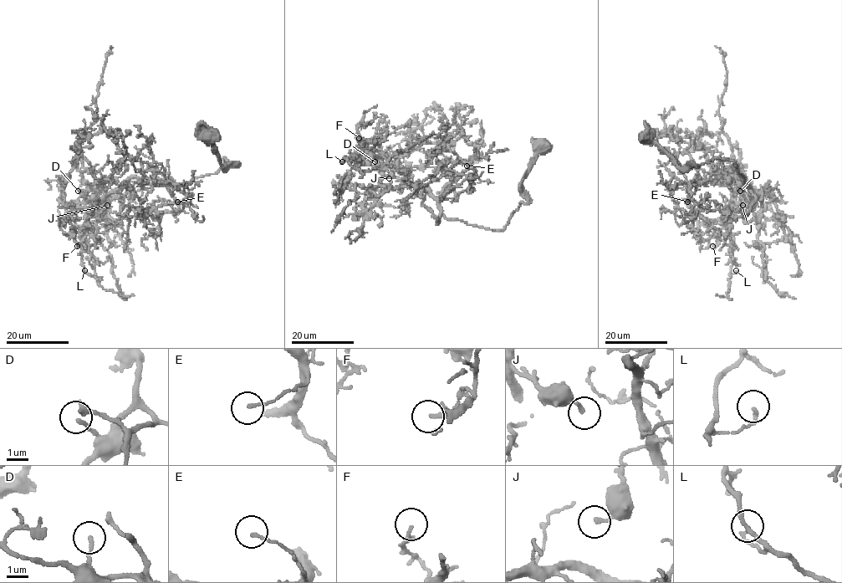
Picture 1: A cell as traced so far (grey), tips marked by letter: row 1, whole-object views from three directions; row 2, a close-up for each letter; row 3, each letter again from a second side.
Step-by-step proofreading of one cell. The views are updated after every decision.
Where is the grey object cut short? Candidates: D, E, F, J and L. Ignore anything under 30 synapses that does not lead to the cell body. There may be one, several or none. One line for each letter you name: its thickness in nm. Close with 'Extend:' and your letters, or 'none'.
Extend: none

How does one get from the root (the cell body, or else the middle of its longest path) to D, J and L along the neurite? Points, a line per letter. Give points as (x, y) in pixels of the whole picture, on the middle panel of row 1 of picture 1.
D: (541, 145), (521, 183), (527, 202), (496, 231), (445, 218), (426, 186), (375, 161)
J: (541, 145), (521, 183), (527, 202), (520, 202), (502, 230), (445, 218), (426, 186), (395, 168), (389, 178)
L: (541, 145), (521, 183), (527, 202), (496, 231), (445, 218), (426, 186), (375, 158), (357, 154), (342, 161)

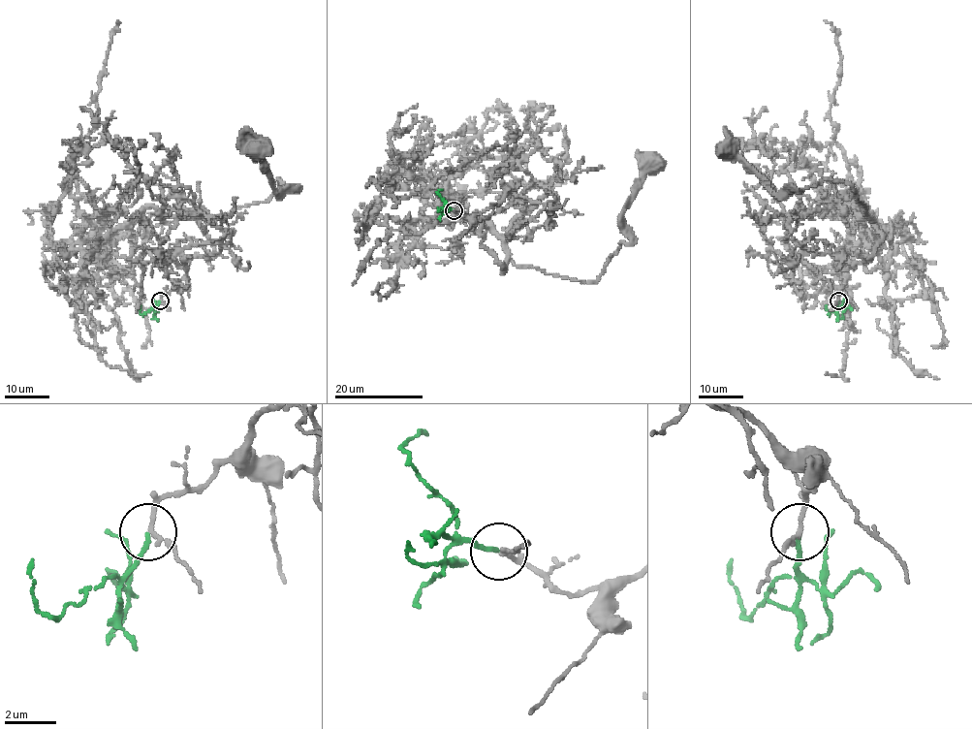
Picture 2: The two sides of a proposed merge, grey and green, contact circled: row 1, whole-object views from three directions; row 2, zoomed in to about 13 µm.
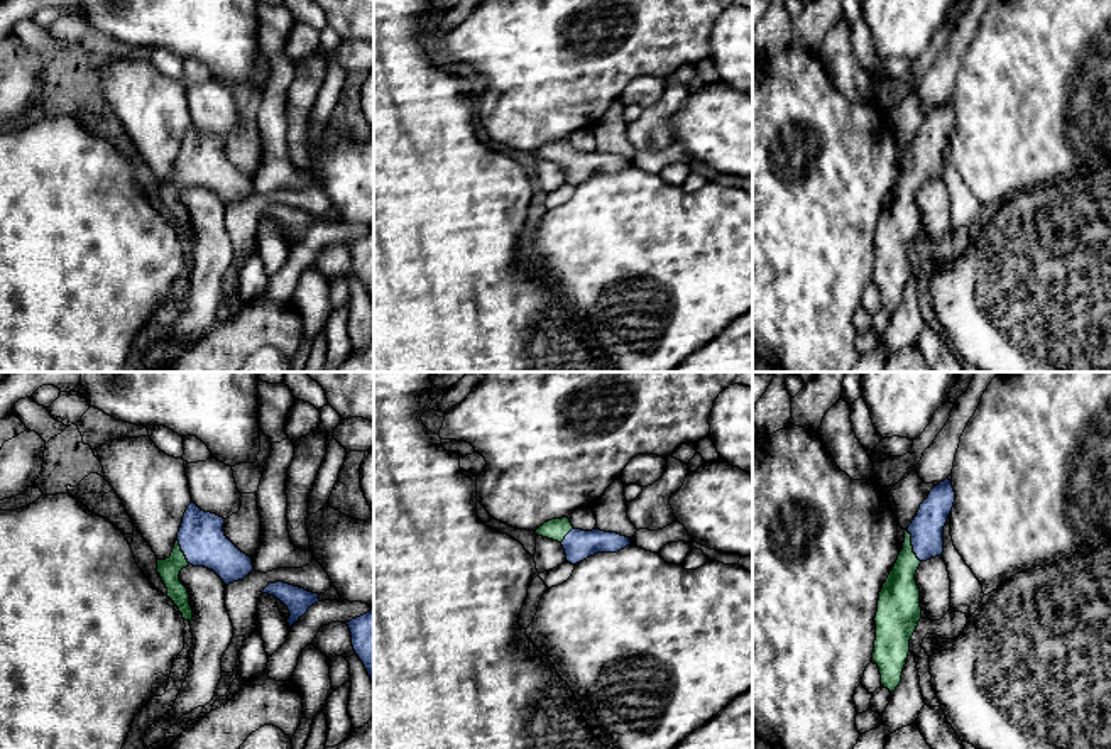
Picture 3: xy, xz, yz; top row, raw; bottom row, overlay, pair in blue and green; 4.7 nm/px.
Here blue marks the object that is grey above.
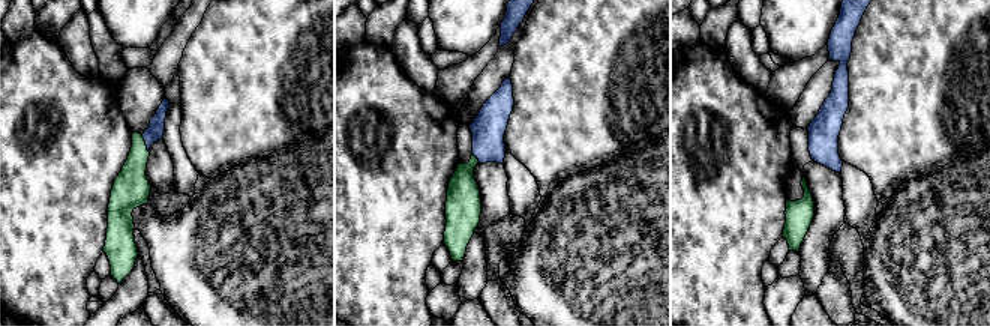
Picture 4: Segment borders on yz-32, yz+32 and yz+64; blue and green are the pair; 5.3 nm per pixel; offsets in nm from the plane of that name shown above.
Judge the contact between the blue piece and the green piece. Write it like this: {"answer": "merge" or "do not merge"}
{"answer": "merge"}

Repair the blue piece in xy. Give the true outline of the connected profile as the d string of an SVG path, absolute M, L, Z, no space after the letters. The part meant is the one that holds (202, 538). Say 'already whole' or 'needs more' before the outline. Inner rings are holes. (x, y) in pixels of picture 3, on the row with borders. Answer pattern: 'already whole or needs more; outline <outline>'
needs more; outline M193 500L188 506L174 543L172 553L166 560L157 560L167 597L191 624L193 609L188 588L181 583L183 568L205 566L213 570L225 585L244 580L252 570L252 558L242 553L223 531L225 519L201 511Z

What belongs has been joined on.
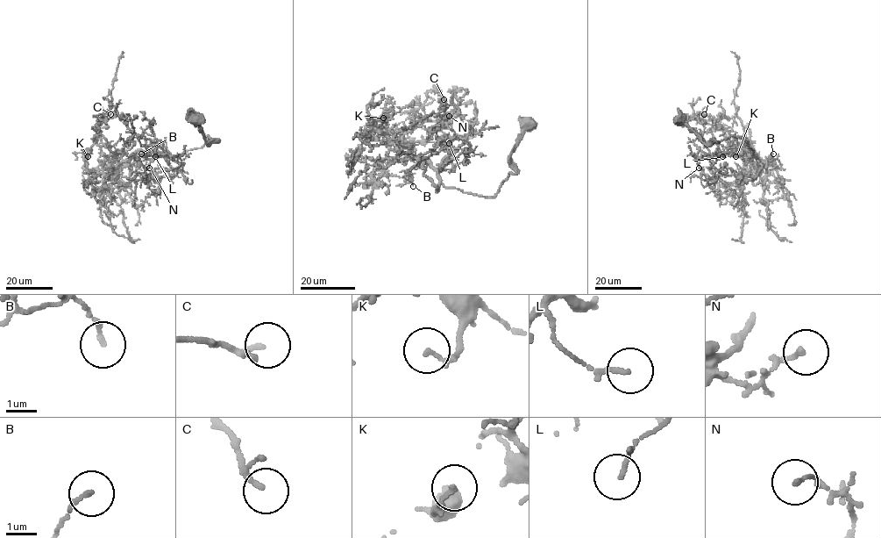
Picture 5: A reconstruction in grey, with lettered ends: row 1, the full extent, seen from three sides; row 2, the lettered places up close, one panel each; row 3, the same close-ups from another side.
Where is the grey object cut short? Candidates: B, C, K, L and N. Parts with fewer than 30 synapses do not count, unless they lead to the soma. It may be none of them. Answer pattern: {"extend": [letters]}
{"extend": ["C"]}

